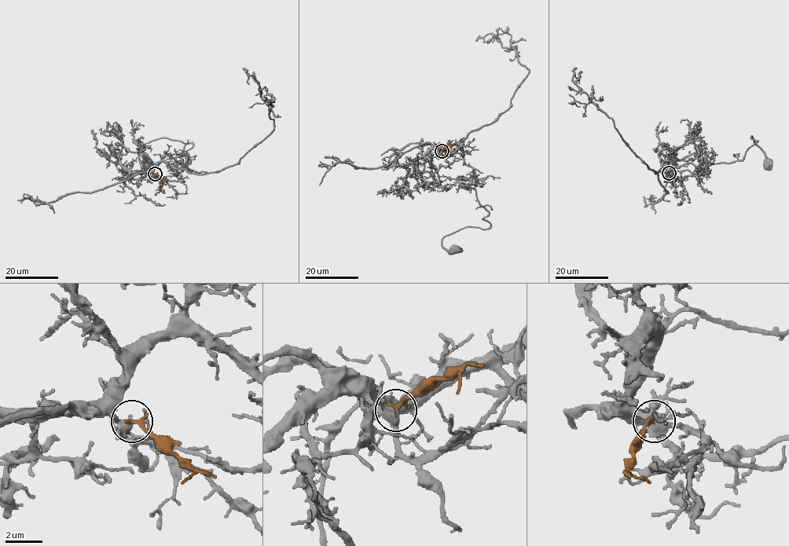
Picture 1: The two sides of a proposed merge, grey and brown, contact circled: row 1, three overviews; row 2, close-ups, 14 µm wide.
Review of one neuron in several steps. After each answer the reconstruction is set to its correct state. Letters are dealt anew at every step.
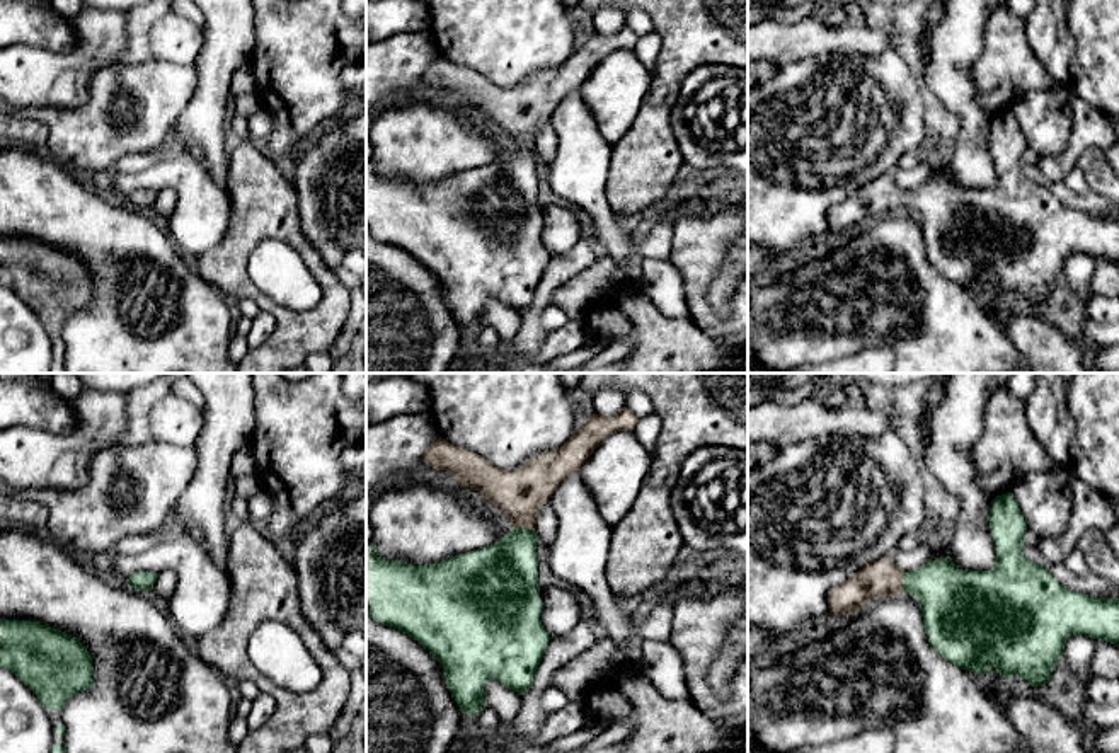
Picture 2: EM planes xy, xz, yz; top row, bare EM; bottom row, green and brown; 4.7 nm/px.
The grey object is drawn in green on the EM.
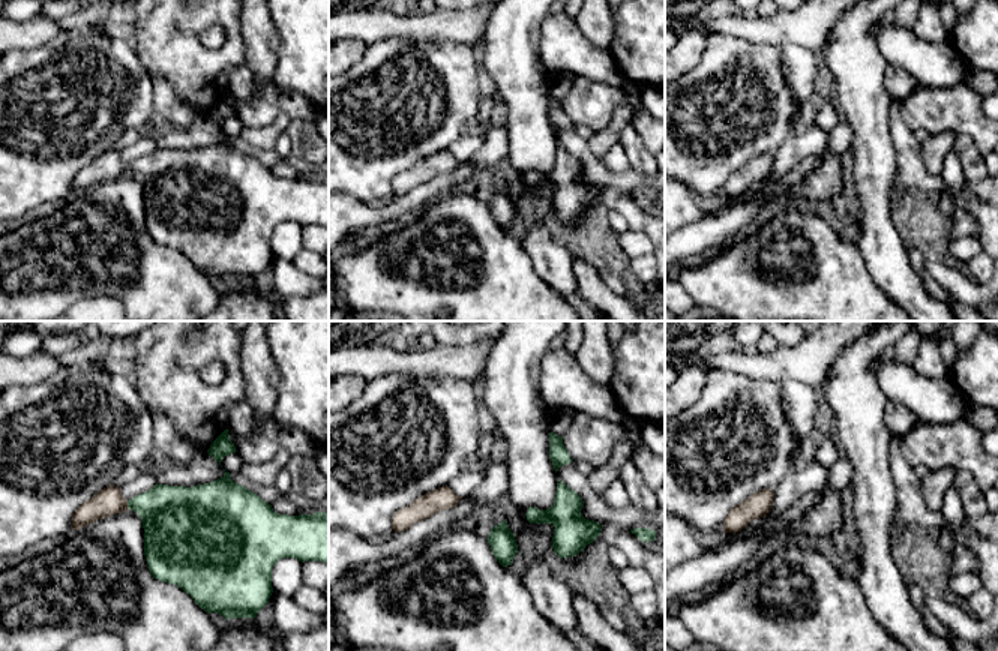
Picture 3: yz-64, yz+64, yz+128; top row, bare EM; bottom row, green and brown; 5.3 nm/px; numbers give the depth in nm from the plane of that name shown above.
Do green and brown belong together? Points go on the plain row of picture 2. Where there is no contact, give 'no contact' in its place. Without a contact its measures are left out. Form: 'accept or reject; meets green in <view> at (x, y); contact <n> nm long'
accept; meets green in xz at (523, 147); contact 110 nm long

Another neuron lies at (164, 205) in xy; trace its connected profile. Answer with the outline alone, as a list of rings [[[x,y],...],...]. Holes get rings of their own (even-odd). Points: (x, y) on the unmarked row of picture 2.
[[[165,187],[157,193],[157,199],[152,208],[152,215],[160,221],[167,223],[170,215],[174,213],[177,203],[177,194],[174,189]]]

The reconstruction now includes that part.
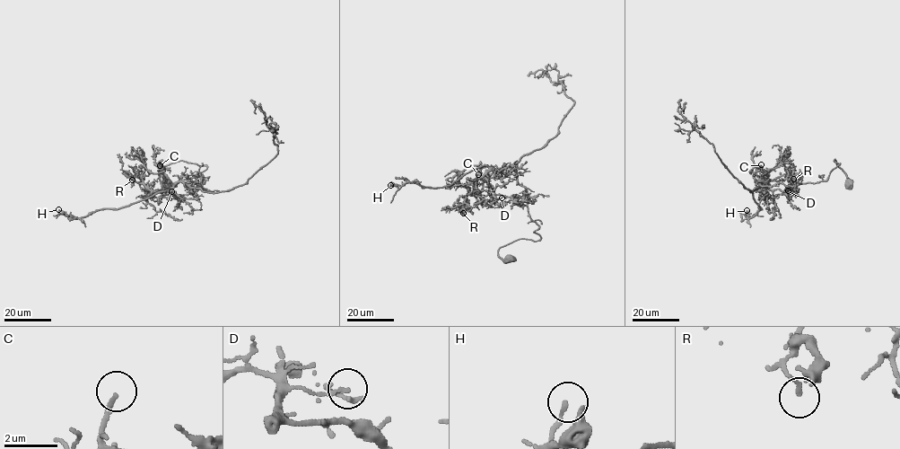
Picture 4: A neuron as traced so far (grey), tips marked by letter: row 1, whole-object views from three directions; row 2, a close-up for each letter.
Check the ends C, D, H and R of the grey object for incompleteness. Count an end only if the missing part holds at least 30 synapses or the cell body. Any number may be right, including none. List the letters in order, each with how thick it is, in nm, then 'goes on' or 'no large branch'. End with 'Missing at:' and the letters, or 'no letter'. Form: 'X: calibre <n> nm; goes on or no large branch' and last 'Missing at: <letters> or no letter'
C: calibre 160 nm; goes on
D: calibre 90 nm; no large branch
H: calibre 140 nm; no large branch
R: calibre 140 nm; no large branch
Missing at: C

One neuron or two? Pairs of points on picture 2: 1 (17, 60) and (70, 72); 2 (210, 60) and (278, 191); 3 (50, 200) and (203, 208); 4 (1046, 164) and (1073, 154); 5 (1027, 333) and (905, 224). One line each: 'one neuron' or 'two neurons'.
1: one neuron
2: two neurons
3: two neurons
4: one neuron
5: two neurons

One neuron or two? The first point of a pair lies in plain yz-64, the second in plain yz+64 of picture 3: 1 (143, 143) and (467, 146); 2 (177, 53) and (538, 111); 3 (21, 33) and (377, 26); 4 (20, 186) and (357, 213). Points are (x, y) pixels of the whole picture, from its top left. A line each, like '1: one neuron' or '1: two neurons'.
1: one neuron
2: two neurons
3: one neuron
4: two neurons

